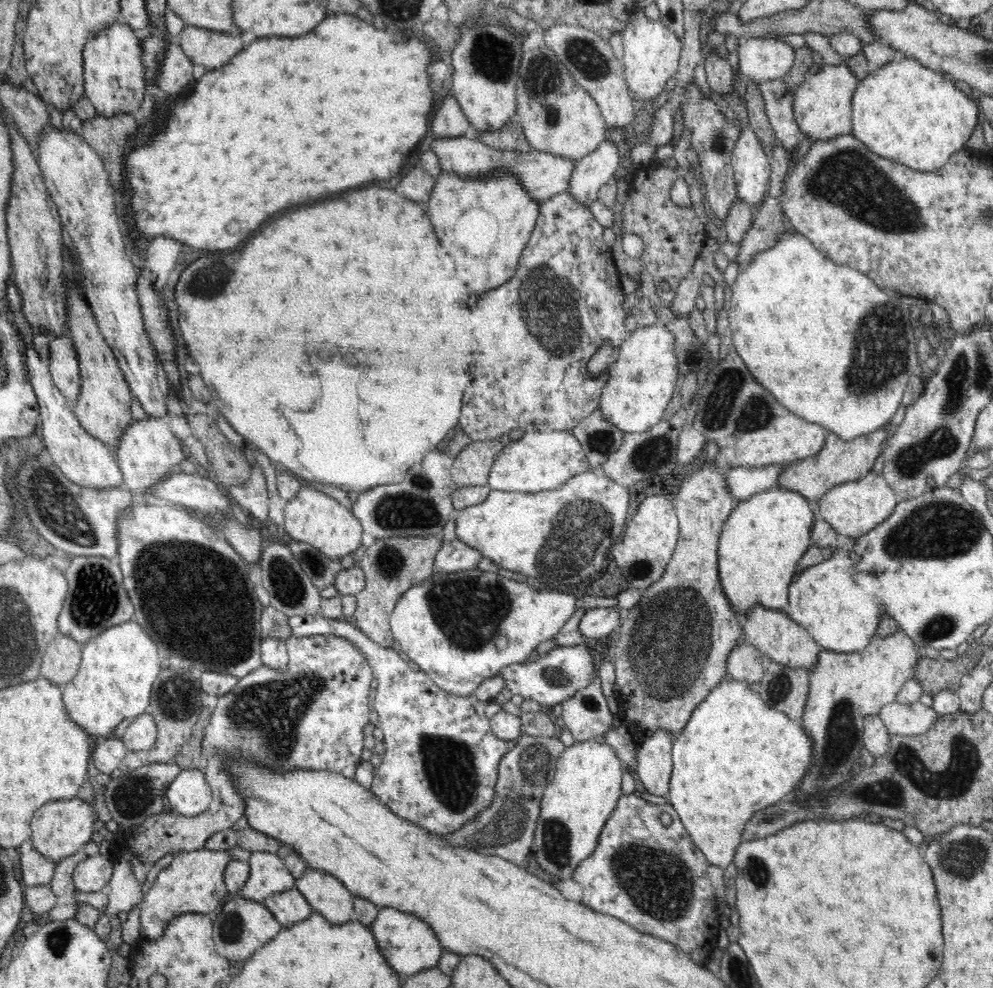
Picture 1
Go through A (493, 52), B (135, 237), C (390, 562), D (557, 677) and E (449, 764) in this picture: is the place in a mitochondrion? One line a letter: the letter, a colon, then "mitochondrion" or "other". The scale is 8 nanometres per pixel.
A: mitochondrion
B: other
C: mitochondrion
D: mitochondrion
E: mitochondrion

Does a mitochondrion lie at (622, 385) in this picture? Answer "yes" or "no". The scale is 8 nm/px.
no

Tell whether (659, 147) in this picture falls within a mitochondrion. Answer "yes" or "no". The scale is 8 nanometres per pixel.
no

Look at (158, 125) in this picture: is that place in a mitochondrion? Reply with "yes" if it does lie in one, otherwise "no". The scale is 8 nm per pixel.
no

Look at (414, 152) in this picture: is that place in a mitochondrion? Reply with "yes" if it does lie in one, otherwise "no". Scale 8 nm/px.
no

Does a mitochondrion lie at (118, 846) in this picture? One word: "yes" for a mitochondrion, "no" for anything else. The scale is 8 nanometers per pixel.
no

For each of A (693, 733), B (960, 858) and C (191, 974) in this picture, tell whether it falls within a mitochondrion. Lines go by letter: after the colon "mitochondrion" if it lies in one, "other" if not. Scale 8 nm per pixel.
A: other
B: mitochondrion
C: other

